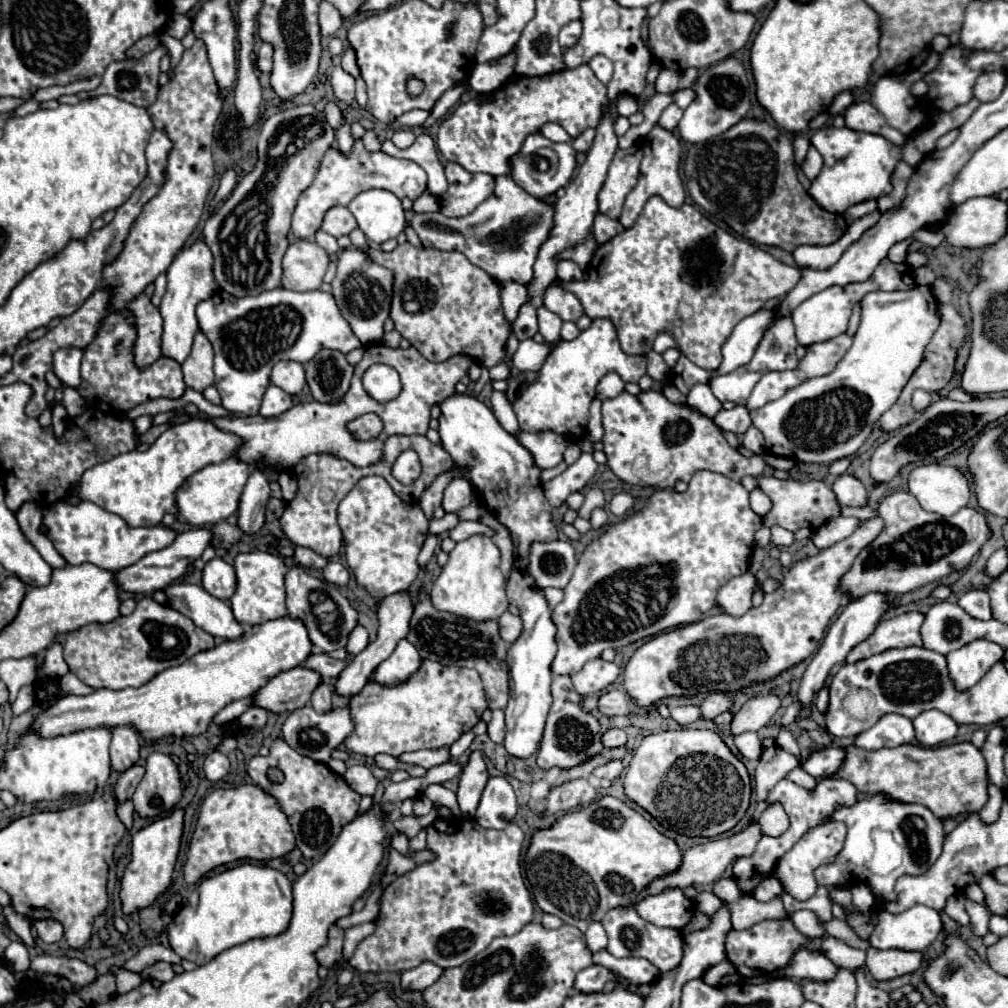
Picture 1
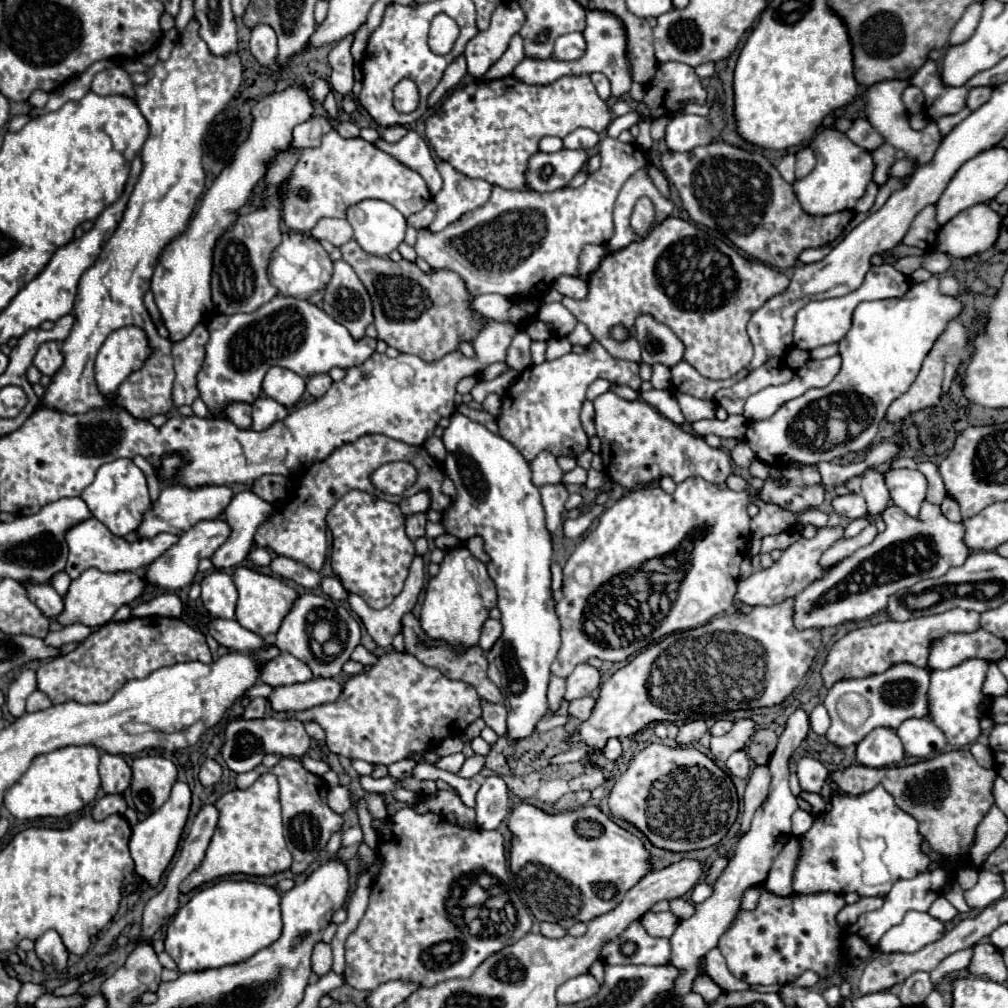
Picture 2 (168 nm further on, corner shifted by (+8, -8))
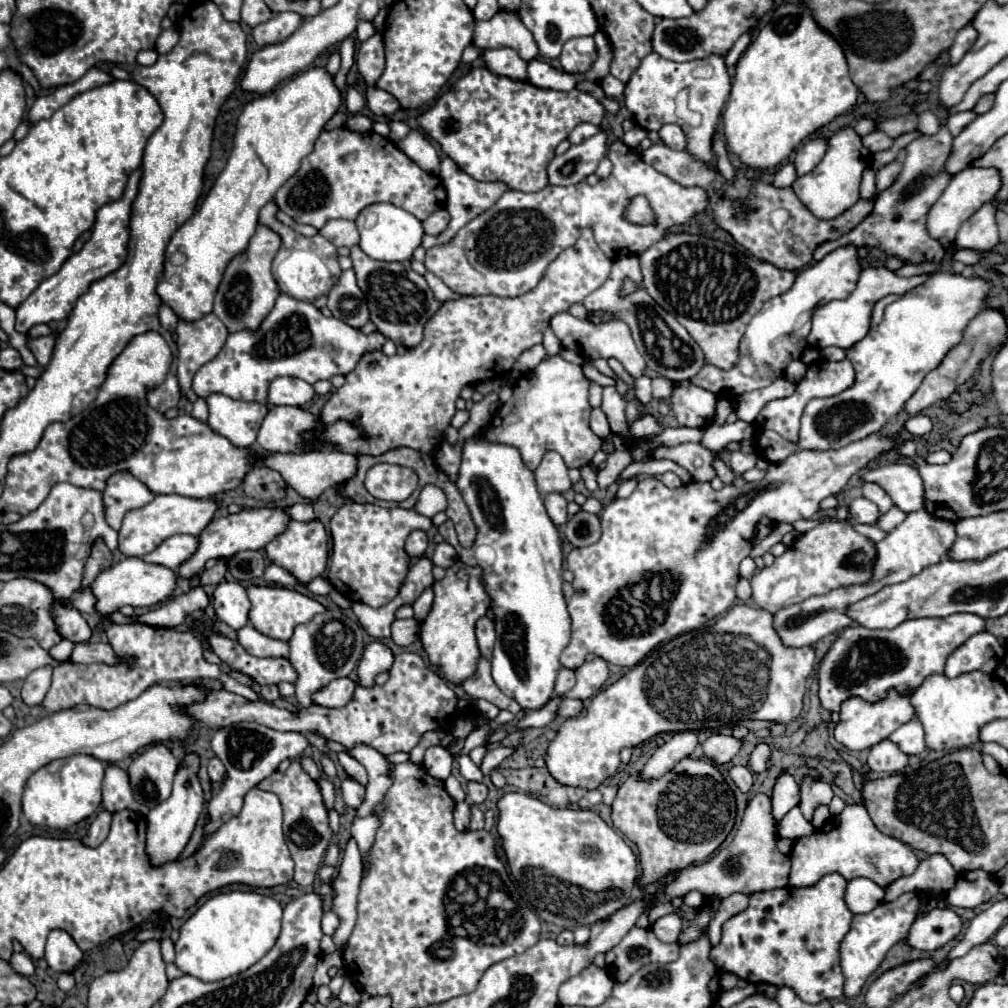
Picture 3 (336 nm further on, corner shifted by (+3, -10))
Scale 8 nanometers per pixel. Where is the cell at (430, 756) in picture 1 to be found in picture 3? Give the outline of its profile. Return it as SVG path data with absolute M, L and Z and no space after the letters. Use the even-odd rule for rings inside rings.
M462 754L460 758L458 758L458 764L460 764L460 774L466 778L466 780L474 780L474 782L482 782L482 772L480 772L480 768L470 760L470 756L468 754Z

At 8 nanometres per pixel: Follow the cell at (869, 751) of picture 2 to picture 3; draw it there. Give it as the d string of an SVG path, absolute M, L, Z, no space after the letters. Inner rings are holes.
M886 738L870 748L868 766L870 770L876 772L888 772L888 774L902 772L908 766L908 754L904 754L894 742Z

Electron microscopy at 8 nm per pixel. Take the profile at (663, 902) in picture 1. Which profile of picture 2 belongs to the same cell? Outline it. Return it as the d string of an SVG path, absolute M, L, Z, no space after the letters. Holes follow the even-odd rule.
M647 912L647 914L641 918L641 924L643 924L645 930L647 930L651 936L655 936L655 938L669 938L669 936L675 932L679 920L677 920L671 912L657 912L657 914Z

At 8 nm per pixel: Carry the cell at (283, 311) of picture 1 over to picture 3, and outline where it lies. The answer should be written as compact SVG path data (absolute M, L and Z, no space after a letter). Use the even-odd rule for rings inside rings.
M280 294L276 306L264 318L258 330L244 328L228 334L228 340L218 356L196 372L192 388L200 398L224 394L238 400L266 404L268 384L274 378L294 376L314 384L318 380L330 380L334 374L346 376L356 368L358 360L366 352L380 350L384 342L386 338L380 332L366 336L334 316L326 318L312 302Z

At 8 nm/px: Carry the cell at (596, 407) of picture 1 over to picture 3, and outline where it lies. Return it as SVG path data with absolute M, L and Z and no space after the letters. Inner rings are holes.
M594 408L592 414L590 414L590 428L596 436L600 438L606 438L610 434L610 426L608 426L608 420L606 420L606 414L600 410L600 408Z

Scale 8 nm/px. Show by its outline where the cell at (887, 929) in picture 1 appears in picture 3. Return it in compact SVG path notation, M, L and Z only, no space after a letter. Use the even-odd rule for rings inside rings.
M934 908L914 920L906 944L922 952L934 952L962 932L962 918L950 908Z

